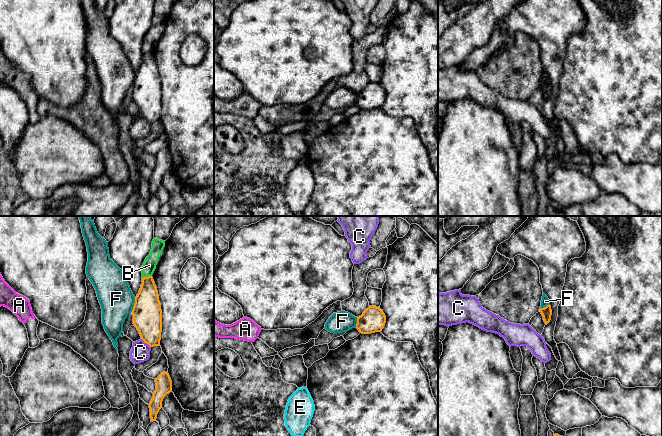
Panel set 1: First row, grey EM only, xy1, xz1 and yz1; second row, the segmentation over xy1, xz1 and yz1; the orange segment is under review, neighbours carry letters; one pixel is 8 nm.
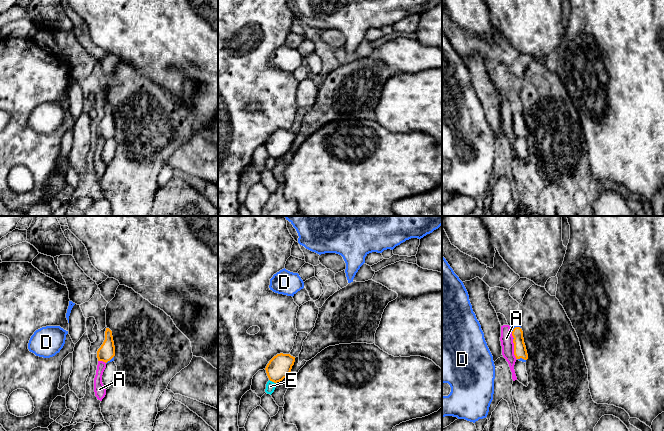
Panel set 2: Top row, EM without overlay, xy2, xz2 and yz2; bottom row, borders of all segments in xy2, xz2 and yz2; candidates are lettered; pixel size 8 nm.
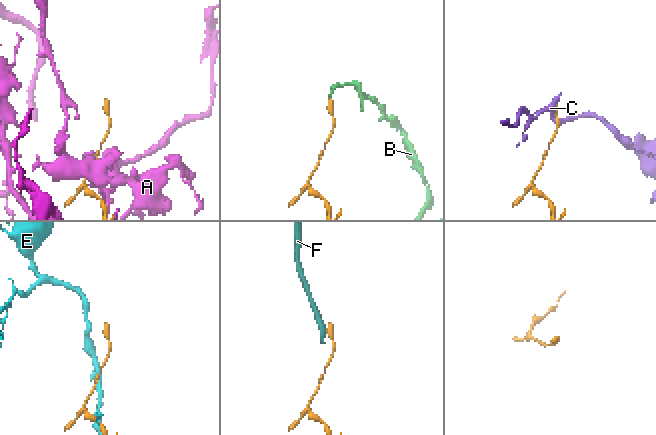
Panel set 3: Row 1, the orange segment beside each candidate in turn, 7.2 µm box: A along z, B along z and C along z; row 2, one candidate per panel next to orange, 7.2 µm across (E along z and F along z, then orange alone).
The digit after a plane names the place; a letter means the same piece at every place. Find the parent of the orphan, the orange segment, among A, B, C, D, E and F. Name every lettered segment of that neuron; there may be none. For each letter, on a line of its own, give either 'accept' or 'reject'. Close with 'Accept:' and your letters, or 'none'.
A: reject
B: reject
C: reject
D: accept
E: reject
F: reject
Accept: D

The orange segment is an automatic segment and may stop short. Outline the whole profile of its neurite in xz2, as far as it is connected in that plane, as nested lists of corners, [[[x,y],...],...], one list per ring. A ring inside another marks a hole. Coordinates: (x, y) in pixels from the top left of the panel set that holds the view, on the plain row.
[[[277,130],[267,140],[265,146],[270,157],[277,159],[282,157],[291,148],[295,133],[290,130]]]

